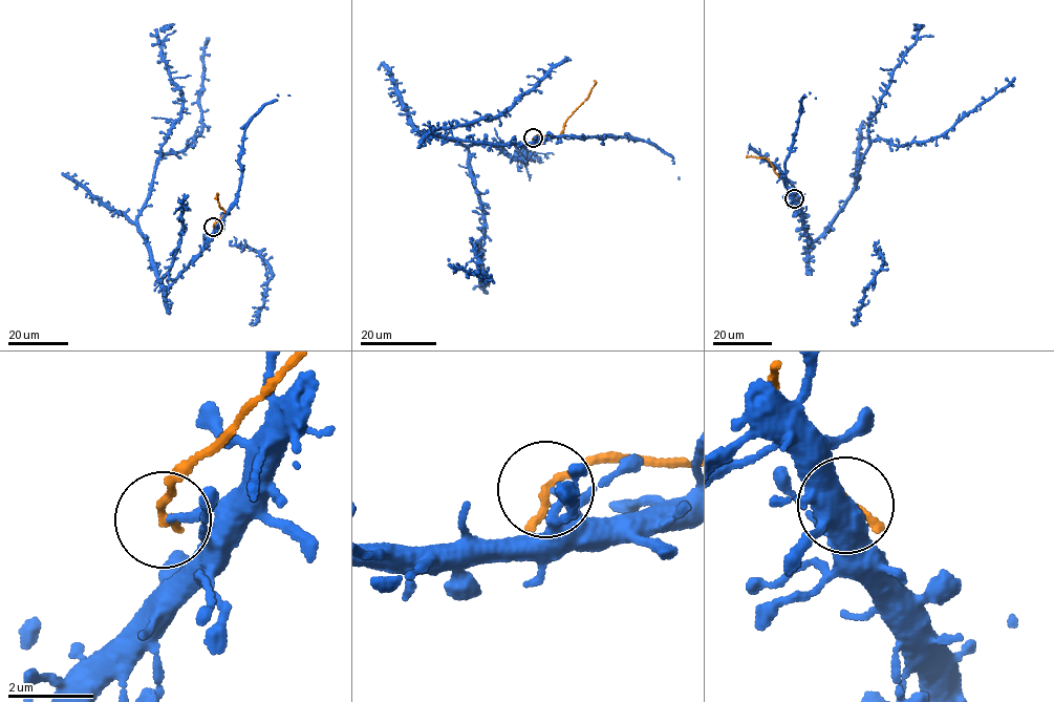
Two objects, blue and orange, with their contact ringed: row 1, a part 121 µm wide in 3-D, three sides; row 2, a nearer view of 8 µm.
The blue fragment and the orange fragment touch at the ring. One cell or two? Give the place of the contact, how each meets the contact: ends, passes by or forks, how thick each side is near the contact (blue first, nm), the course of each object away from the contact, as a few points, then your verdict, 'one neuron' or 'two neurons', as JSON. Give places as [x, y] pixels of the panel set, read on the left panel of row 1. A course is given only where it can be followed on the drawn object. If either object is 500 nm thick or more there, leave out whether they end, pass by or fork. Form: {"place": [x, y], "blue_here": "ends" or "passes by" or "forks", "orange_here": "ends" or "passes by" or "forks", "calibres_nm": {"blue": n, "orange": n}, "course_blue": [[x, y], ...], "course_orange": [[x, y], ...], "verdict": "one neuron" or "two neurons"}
{"place": [213, 227], "blue_here": "ends", "orange_here": "ends", "calibres_nm": {"blue": 170, "orange": 240}, "course_blue": [[213, 227], [199, 256], [165, 289], [138, 214], [159, 156], [187, 148], [202, 132], [199, 100], [209, 38]], "course_orange": [[213, 227], [224, 211], [219, 207], [217, 193], [214, 198]], "verdict": "two neurons"}

